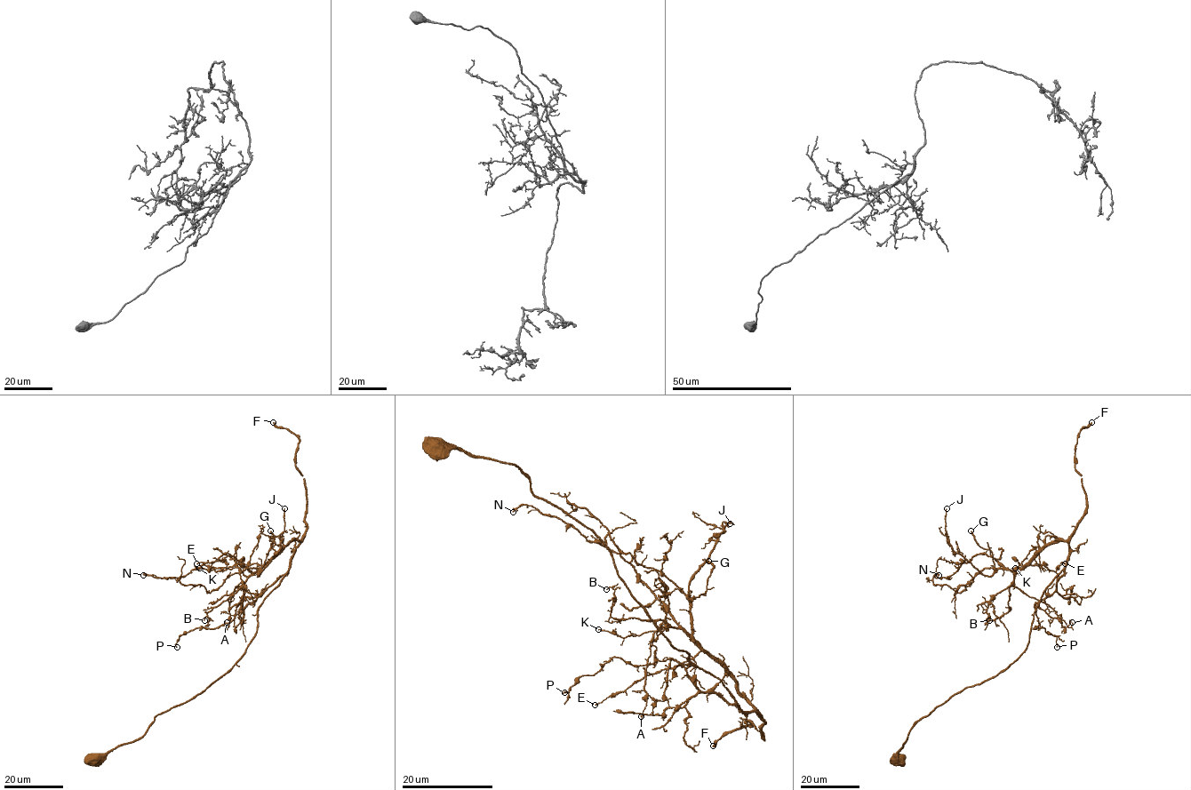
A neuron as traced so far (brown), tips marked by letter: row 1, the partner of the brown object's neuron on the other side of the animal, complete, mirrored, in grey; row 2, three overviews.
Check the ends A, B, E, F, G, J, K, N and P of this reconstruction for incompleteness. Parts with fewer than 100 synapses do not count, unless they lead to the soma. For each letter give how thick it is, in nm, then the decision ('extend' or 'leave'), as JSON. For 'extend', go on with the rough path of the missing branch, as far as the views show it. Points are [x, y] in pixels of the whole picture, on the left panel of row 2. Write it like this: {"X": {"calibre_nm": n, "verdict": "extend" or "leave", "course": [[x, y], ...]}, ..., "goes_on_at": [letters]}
{"A": {"calibre_nm": 100, "verdict": "leave"}, "B": {"calibre_nm": 110, "verdict": "leave"}, "E": {"calibre_nm": 170, "verdict": "leave"}, "F": {"calibre_nm": 320, "verdict": "extend", "course": [[273, 422], [267, 405], [250, 413], [211, 506], [219, 575], [245, 599], [266, 599]]}, "G": {"calibre_nm": 360, "verdict": "leave"}, "J": {"calibre_nm": 130, "verdict": "leave"}, "K": {"calibre_nm": 150, "verdict": "leave"}, "N": {"calibre_nm": 240, "verdict": "leave"}, "P": {"calibre_nm": 90, "verdict": "leave"}, "goes_on_at": ["F"]}

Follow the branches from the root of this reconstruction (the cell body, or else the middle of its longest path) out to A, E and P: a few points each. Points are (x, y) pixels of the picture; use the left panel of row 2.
A: (92, 758), (137, 740), (158, 714), (235, 665), (299, 542), (235, 588), (227, 622)
E: (92, 758), (137, 740), (158, 714), (235, 665), (299, 542), (264, 565), (216, 570), (196, 563)
P: (92, 758), (137, 740), (227, 671), (287, 570), (230, 621), (186, 632), (177, 647)

